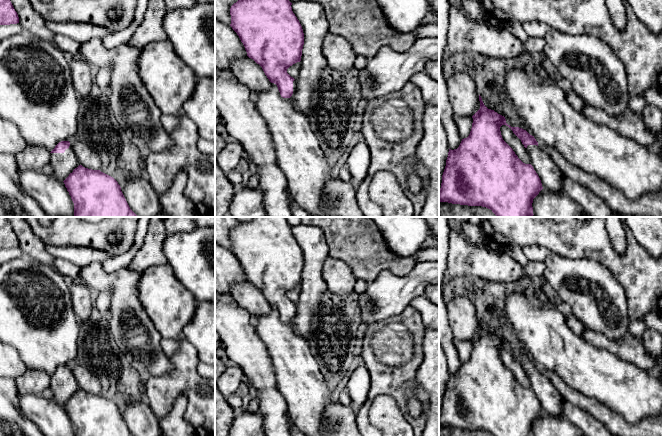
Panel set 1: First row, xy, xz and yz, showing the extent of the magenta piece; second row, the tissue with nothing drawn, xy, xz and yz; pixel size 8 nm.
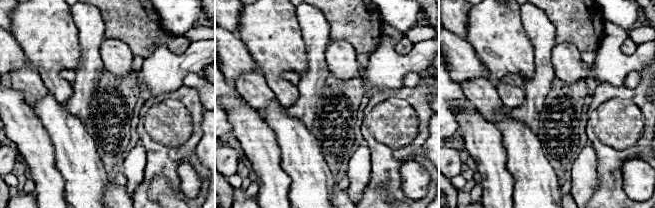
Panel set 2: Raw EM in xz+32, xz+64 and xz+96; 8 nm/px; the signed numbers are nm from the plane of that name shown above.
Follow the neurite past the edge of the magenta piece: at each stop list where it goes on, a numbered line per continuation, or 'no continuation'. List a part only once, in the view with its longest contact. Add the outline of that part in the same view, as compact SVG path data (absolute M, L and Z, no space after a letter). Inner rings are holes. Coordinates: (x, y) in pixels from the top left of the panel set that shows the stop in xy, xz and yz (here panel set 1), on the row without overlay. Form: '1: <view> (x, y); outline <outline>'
1: yz (550, 399); outline M528 369L526 375L530 380L531 389L541 404L543 413L562 416L563 398L551 381L537 369Z

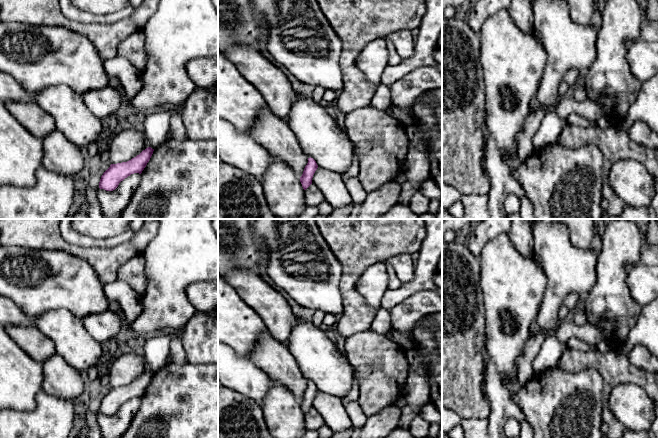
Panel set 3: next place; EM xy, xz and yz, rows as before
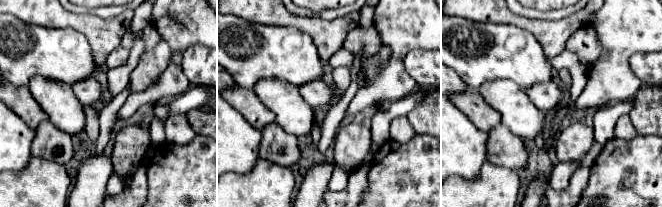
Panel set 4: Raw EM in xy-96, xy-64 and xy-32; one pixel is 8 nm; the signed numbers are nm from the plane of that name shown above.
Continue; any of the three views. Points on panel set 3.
no continuation

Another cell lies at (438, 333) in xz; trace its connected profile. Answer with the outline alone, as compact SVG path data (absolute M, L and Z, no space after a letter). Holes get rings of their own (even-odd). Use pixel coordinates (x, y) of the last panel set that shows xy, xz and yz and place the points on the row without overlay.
M442 330L435 331L435 339L437 341L438 357L442 359Z

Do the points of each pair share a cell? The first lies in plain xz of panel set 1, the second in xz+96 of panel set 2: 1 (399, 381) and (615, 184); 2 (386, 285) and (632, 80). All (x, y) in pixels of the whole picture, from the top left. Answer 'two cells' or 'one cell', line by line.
1: one cell
2: two cells

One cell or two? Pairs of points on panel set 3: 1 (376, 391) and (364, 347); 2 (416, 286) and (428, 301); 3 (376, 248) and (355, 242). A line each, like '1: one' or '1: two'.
1: one
2: two
3: one

